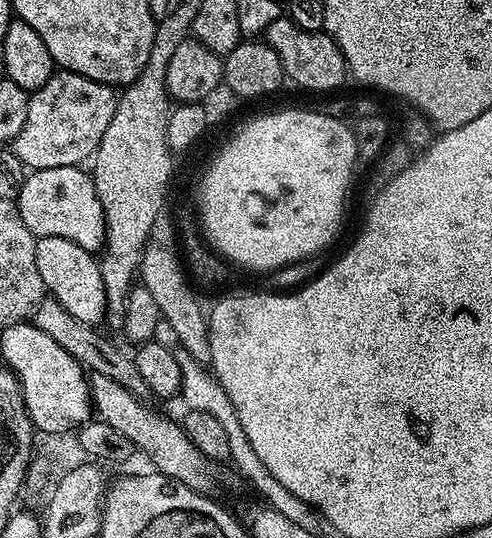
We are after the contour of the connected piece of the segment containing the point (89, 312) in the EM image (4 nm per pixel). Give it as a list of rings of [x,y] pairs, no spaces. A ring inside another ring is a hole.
[[[42,237],[36,242],[36,257],[38,274],[42,274],[42,282],[51,299],[66,306],[66,311],[74,314],[78,322],[100,326],[100,323],[106,320],[108,316],[106,286],[102,286],[100,262],[93,253],[87,252],[82,246],[67,238]]]

